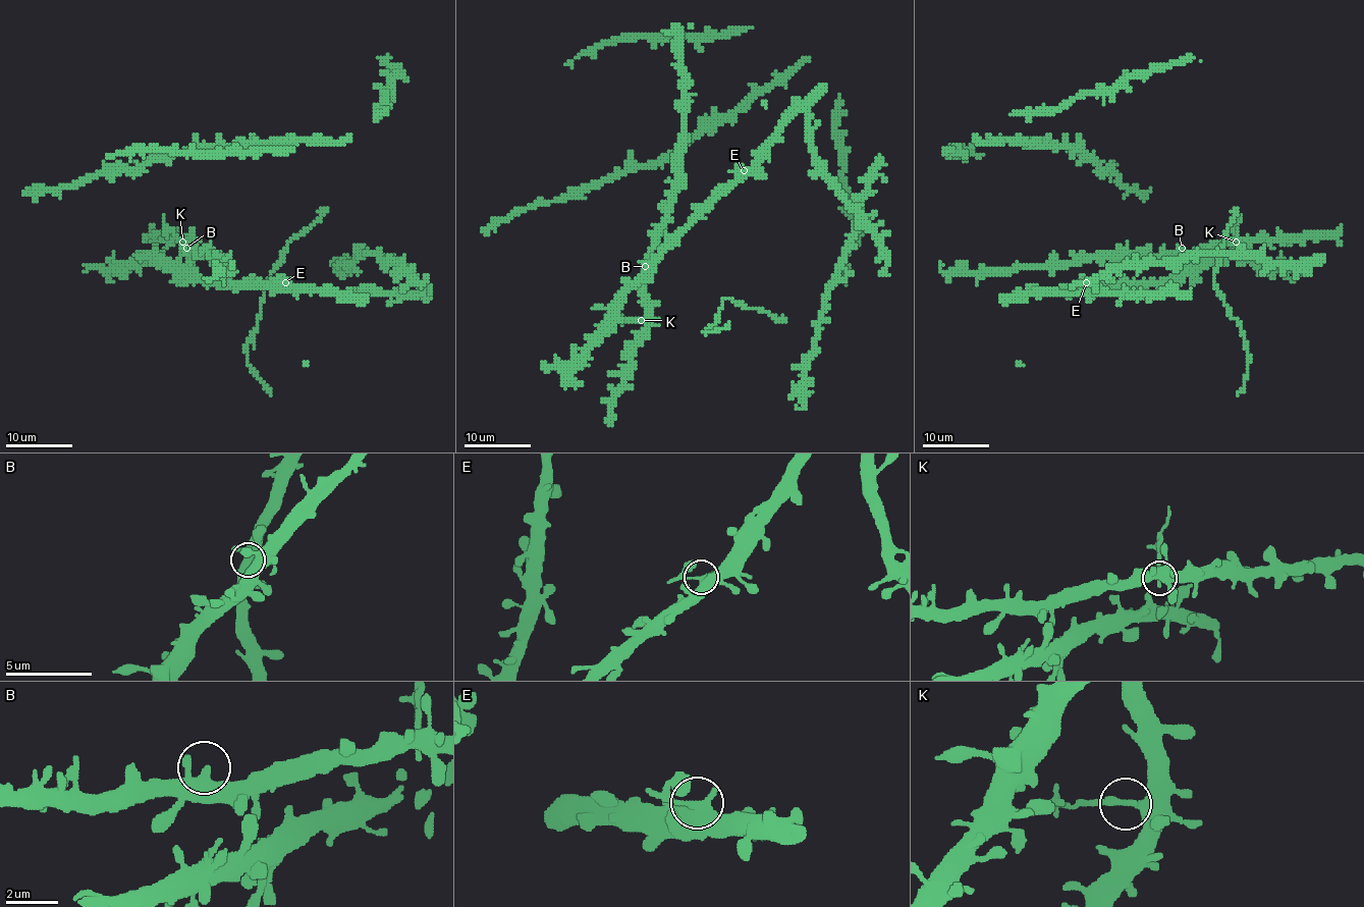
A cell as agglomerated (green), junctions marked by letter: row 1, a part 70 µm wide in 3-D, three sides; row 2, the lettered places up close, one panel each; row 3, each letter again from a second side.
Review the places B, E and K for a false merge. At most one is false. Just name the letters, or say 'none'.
K

